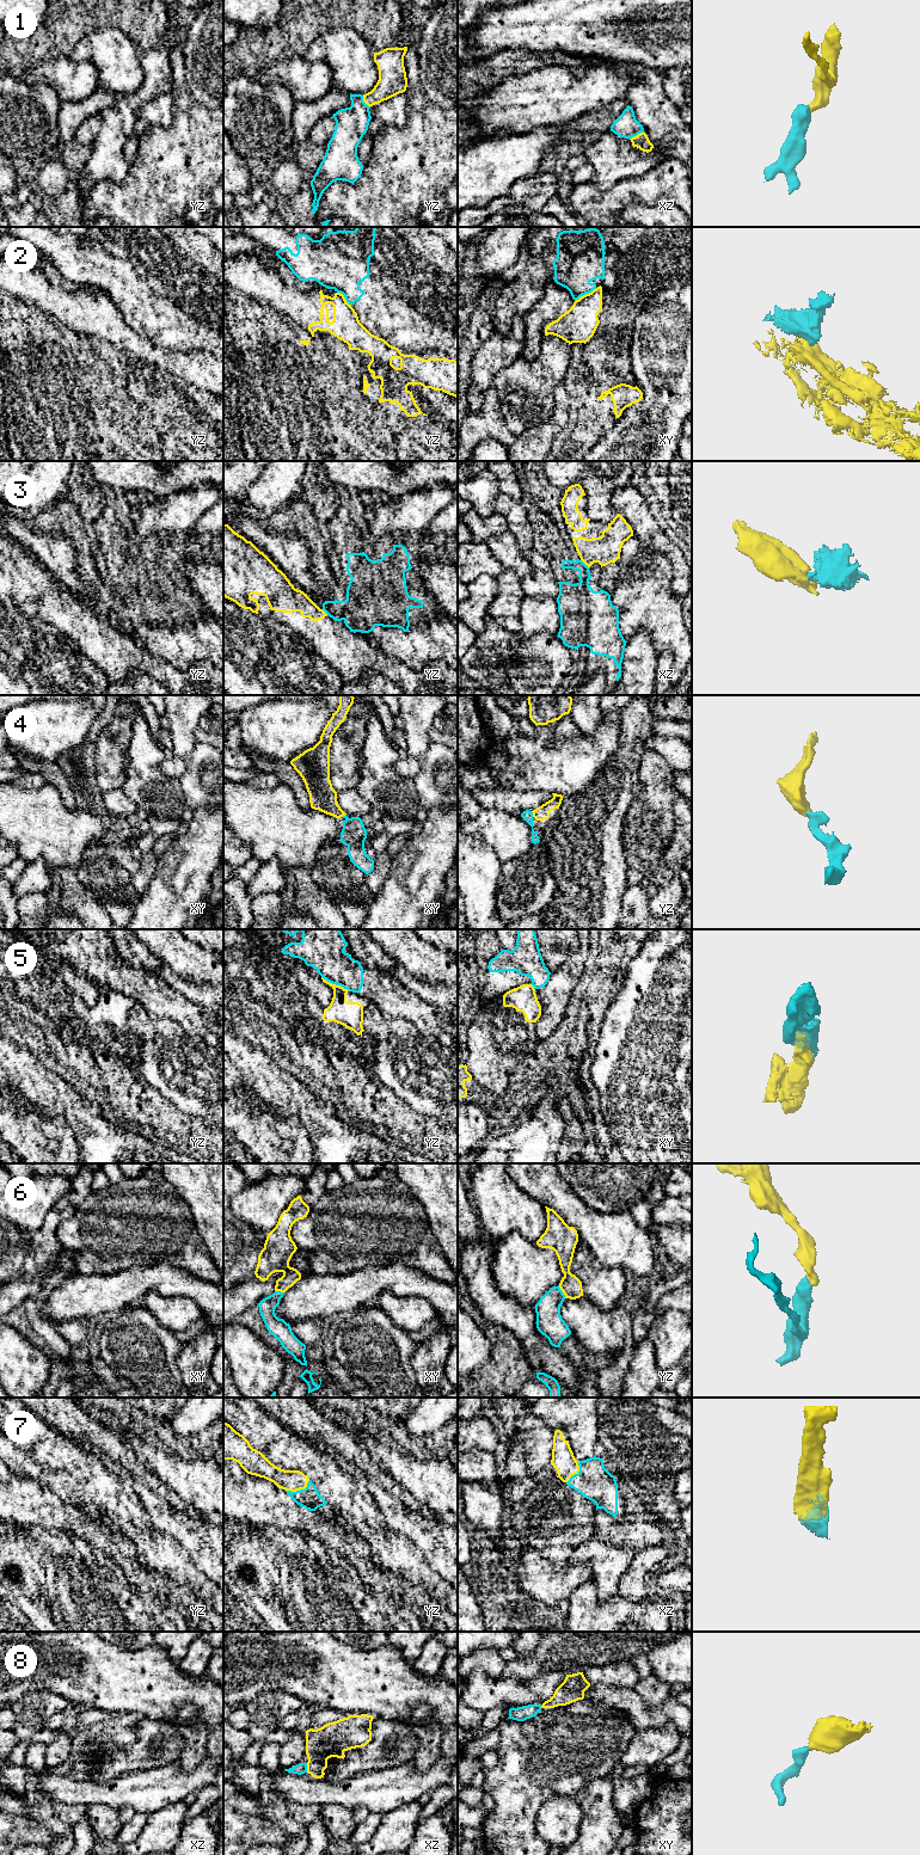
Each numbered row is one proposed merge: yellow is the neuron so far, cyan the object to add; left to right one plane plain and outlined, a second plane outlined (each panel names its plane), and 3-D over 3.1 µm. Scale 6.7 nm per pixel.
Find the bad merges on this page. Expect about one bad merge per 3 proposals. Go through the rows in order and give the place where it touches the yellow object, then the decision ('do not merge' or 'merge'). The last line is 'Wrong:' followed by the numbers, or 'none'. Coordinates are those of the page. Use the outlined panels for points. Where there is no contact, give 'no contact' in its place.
1: contact xz (637, 135); merge
2: contact xy (586, 294); do not merge
3: contact xz (584, 563); do not merge
4: contact yz (533, 814); merge
5: contact yz (335, 984); do not merge
6: contact yz (562, 1290); merge
7: contact yz (298, 1490); merge
8: contact xz (307, 1768); merge
Wrong: 2, 3, 5

